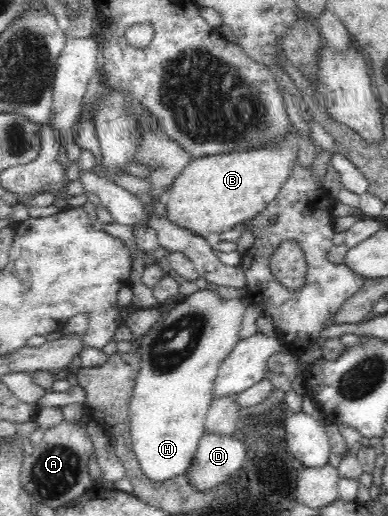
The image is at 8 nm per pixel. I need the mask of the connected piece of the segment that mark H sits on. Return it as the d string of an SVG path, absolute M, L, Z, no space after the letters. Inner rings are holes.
M213 287L199 289L135 342L141 351L141 364L130 401L130 436L142 473L154 485L180 476L190 468L199 442L206 432L204 422L214 400L211 392L219 374L219 366L241 340L241 320L249 303L246 296L222 300Z

